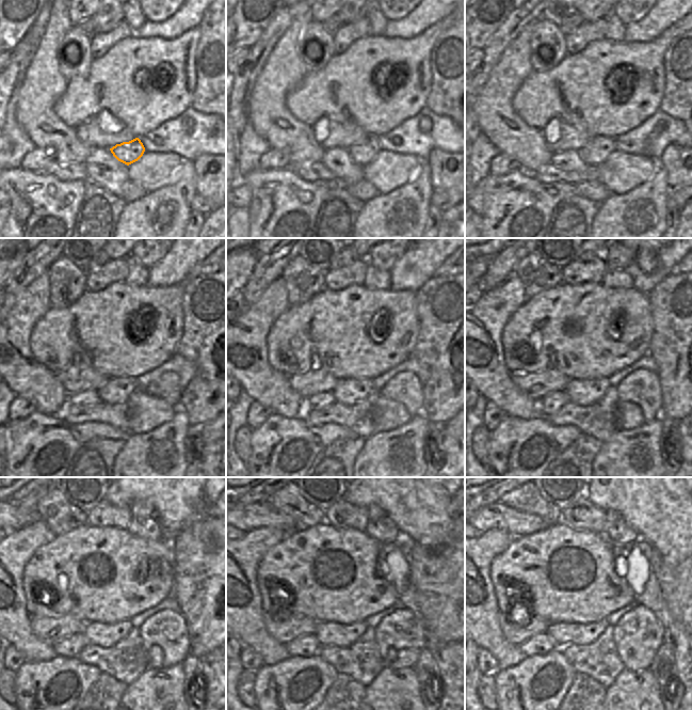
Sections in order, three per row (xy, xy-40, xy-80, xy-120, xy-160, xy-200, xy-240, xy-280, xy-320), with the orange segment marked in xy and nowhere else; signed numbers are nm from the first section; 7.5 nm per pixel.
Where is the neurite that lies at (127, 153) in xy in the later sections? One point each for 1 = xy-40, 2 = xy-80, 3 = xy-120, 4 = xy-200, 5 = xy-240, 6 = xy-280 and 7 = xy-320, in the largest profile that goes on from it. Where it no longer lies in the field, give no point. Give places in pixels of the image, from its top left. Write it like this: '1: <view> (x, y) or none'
1: xy-40 (361, 153)
2: xy-80 (596, 151)
3: xy-120 (116, 390)
4: xy-200 (583, 392)
5: xy-240 (105, 634)
6: xy-280 (327, 633)
7: xy-320 (563, 633)

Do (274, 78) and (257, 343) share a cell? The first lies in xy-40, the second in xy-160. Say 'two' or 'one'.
one

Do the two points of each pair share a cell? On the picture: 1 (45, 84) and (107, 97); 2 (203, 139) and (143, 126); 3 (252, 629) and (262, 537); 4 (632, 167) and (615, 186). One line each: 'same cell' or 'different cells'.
1: different cells
2: different cells
3: same cell
4: same cell

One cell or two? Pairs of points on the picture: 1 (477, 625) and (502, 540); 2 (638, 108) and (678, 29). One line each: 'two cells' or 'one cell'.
1: one cell
2: one cell

